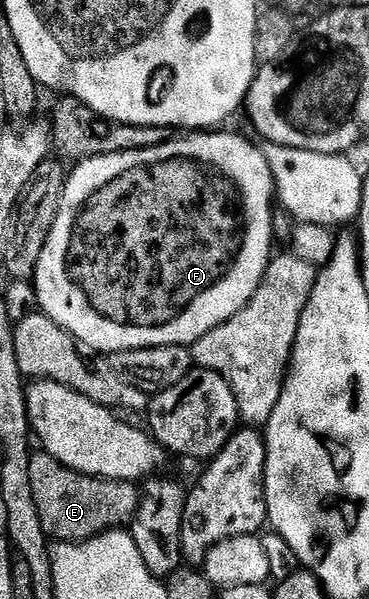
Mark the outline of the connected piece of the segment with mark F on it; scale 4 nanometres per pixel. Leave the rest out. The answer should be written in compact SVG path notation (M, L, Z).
M194 130L189 134L179 135L182 136L179 140L171 138L155 148L79 160L69 169L64 194L60 198L60 210L56 214L56 222L52 222L44 254L40 254L40 262L34 267L32 285L34 284L34 292L38 295L37 307L45 312L48 318L52 318L52 322L72 333L79 345L85 346L91 353L113 354L169 344L192 346L201 336L208 334L208 330L228 322L237 312L244 310L244 306L248 306L248 302L256 294L275 251L276 195L273 174L265 160L263 149L258 144L256 146L234 132L222 131Z

